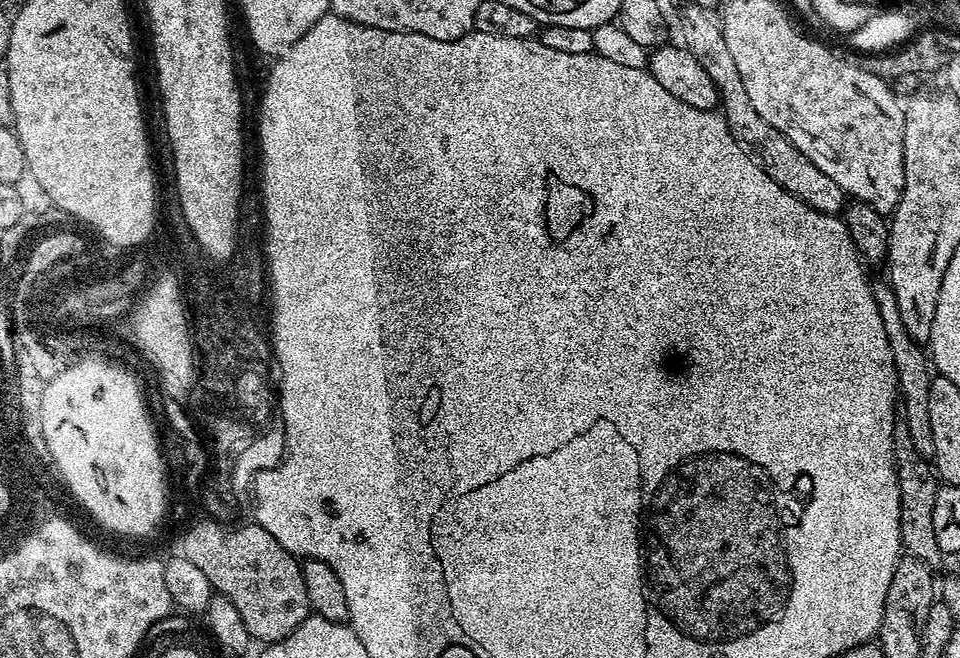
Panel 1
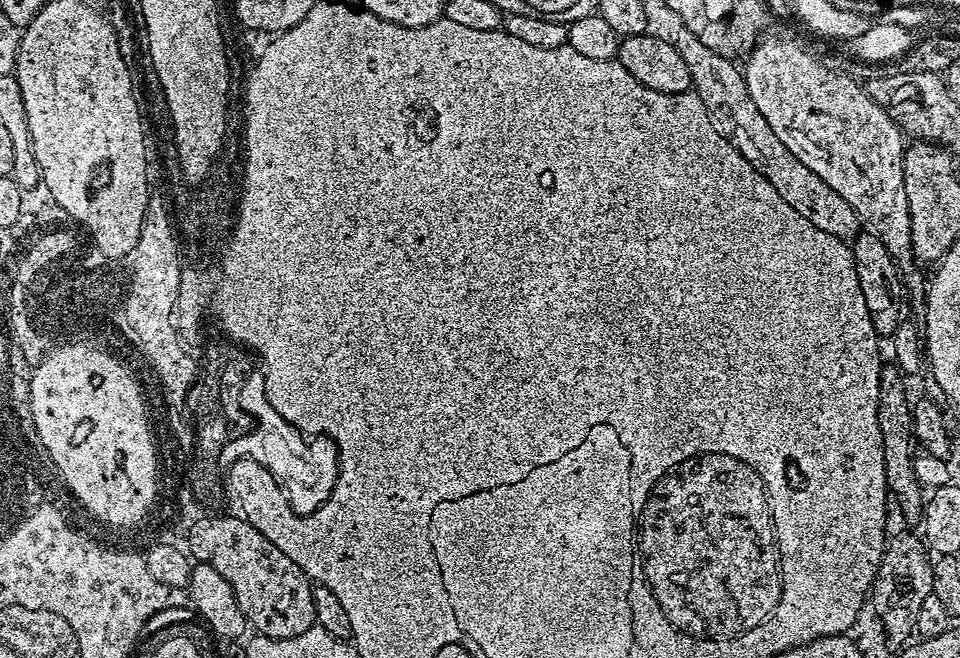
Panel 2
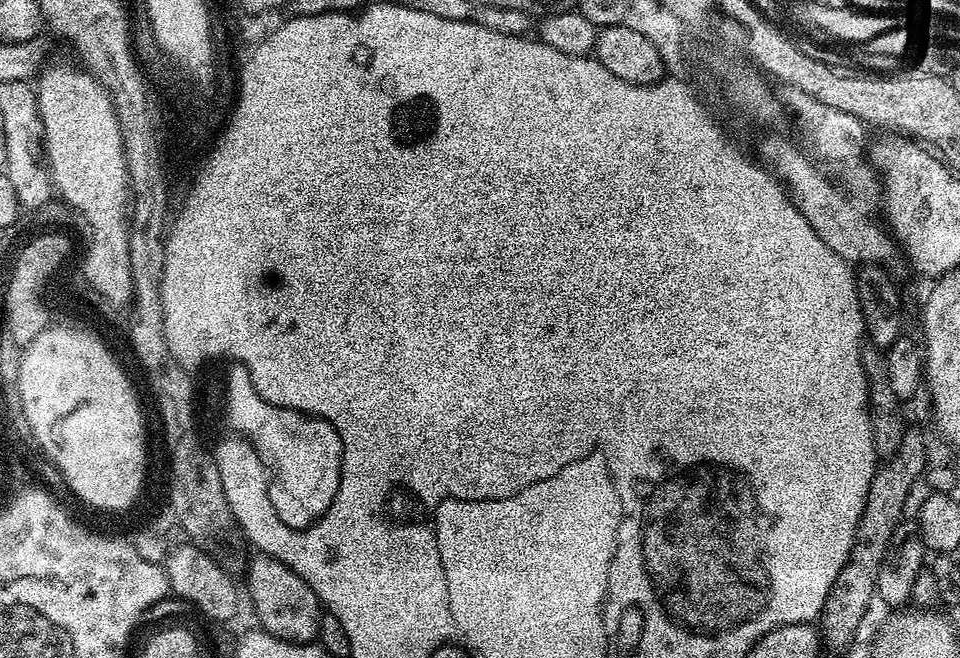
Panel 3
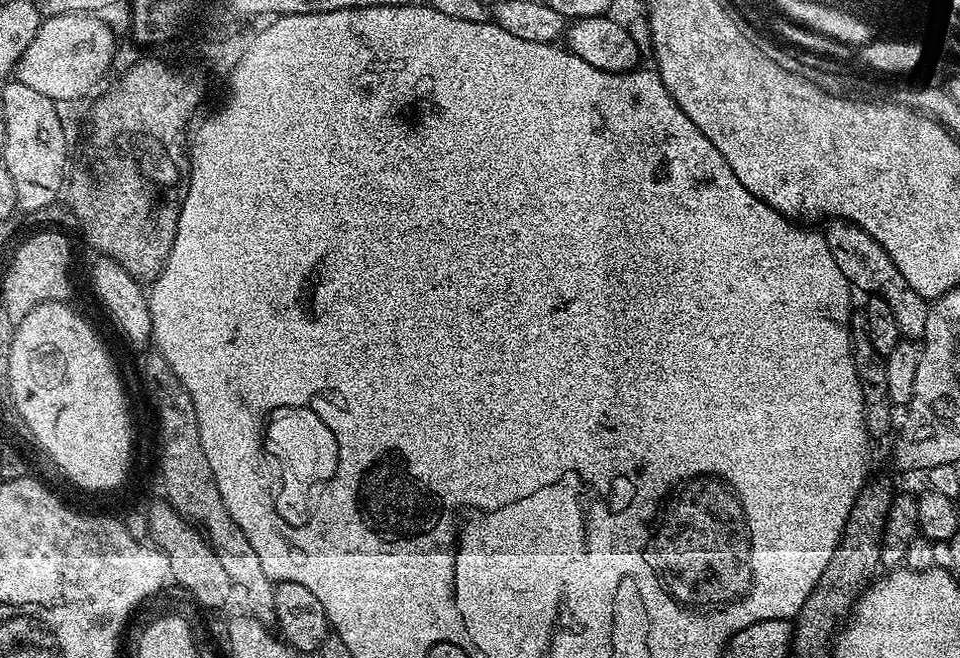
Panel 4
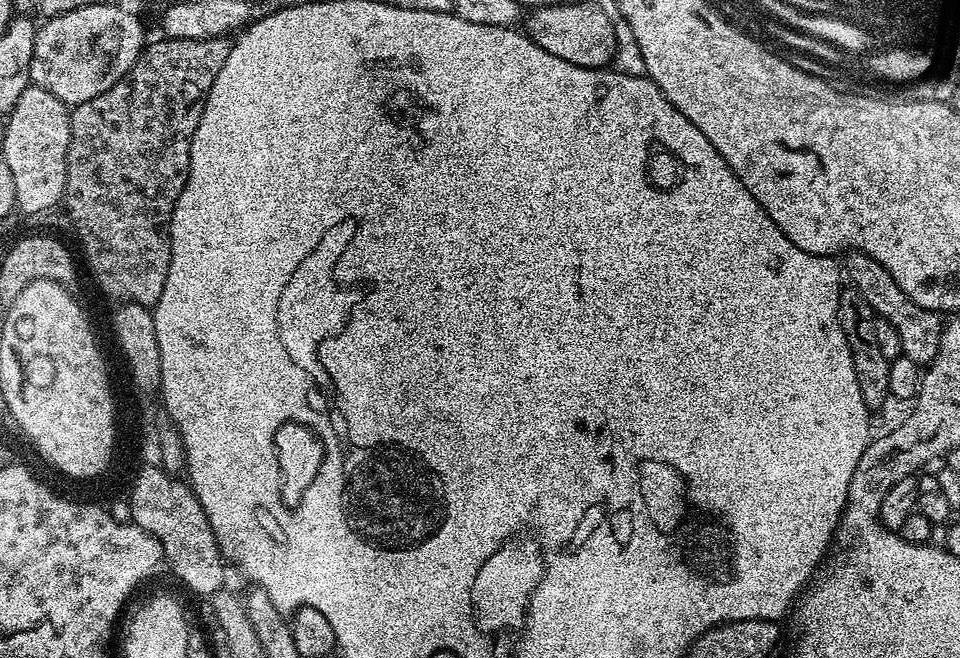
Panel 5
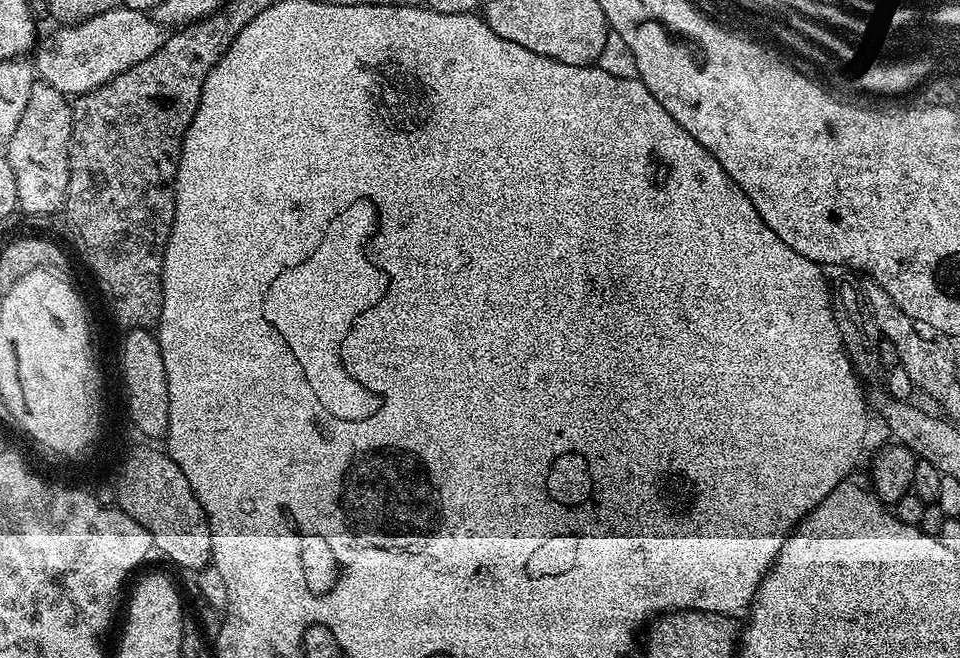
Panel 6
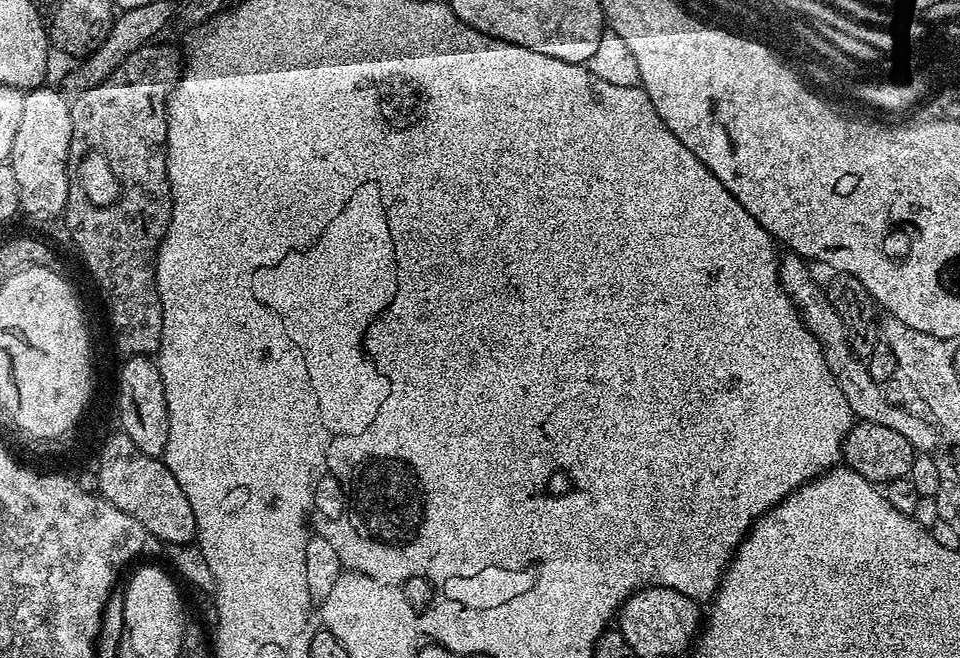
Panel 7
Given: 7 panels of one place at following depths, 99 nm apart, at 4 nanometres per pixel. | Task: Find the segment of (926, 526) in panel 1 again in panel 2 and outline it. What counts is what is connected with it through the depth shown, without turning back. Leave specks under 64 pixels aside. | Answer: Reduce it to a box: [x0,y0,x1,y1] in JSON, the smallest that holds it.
[878,362,926,521]

